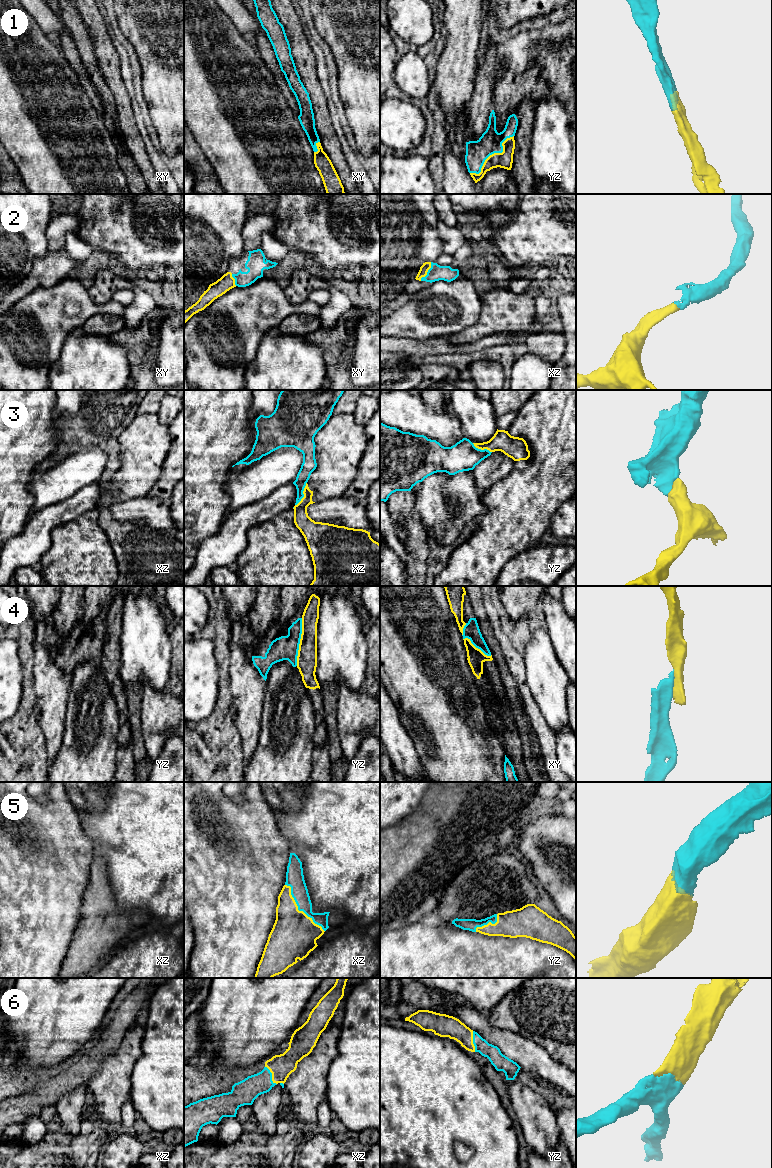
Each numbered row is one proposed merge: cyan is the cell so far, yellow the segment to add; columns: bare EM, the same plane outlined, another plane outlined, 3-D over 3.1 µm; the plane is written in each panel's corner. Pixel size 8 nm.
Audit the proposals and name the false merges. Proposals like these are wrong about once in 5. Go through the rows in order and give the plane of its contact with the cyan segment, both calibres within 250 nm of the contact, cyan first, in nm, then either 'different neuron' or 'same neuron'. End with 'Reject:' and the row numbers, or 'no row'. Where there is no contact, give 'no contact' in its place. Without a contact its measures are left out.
1: contact in yz; calibres 180 and 130 nm; same neuron
2: contact in xz; calibres 120 and 70 nm; same neuron
3: contact in xz; calibres 120 and 140 nm; same neuron
4: contact in yz; calibres 190 and 160 nm; different neuron
5: contact in xz; calibres 140 and 360 nm; same neuron
6: contact in xz; calibres 190 and 190 nm; same neuron
Reject: 4

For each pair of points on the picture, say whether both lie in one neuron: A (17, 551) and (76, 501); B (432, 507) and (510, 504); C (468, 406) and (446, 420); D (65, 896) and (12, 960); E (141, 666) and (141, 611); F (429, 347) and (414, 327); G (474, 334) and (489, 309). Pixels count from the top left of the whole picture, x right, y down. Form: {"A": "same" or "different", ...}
{"A": "same", "B": "different", "C": "different", "D": "same", "E": "same", "F": "different", "G": "same"}

